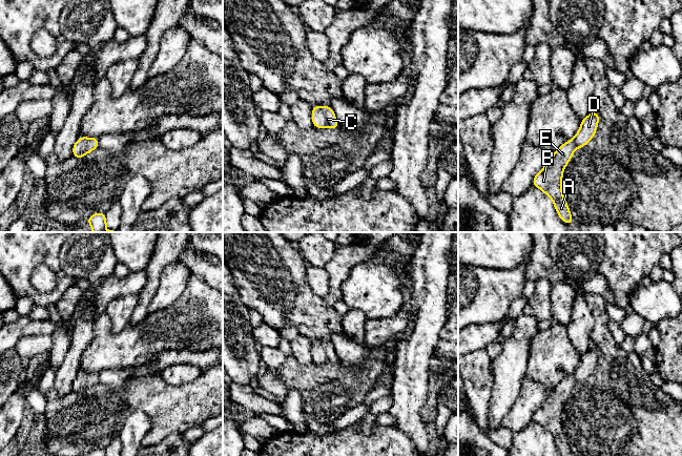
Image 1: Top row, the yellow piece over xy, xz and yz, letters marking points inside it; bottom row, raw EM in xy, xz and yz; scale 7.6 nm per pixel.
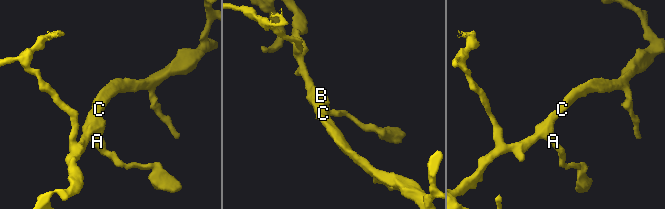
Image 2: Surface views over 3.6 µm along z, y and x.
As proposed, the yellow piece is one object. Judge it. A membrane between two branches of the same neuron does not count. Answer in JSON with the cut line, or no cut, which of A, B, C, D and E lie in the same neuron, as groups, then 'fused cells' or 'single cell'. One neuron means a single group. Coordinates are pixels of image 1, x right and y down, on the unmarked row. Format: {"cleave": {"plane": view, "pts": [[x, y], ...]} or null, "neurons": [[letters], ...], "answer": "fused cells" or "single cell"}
{"cleave": null, "neurons": [["A", "B", "C", "D", "E"]], "answer": "single cell"}

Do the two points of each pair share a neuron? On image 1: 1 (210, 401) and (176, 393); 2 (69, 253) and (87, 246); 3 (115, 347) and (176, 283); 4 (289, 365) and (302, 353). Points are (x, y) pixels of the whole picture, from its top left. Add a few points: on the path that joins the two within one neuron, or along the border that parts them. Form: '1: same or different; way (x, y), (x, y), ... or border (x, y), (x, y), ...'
1: same; way (202, 401), (184, 401)
2: same; way (74, 253), (80, 253), (83, 250)
3: different; border (172, 304), (149, 312)
4: different; border (292, 355), (300, 363), (312, 361)

